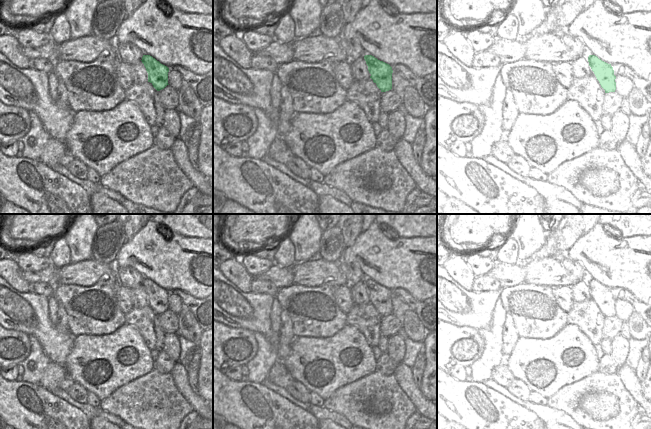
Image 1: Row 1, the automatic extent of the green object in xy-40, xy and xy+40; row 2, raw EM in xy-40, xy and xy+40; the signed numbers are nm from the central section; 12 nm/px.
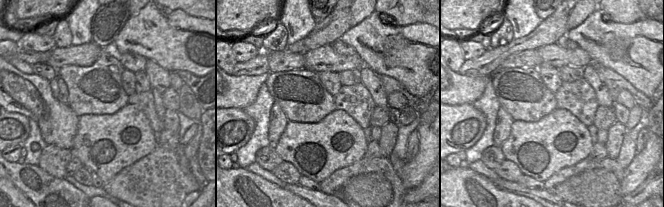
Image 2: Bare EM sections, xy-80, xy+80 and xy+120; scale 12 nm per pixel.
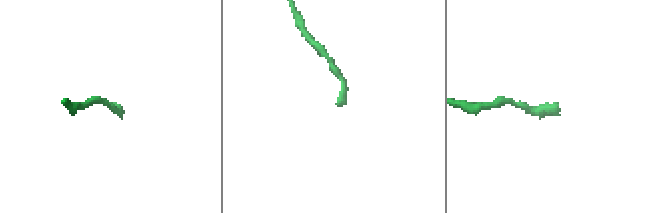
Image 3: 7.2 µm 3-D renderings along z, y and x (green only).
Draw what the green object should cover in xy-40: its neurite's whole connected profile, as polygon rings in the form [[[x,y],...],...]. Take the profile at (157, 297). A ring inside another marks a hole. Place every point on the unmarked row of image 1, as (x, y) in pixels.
[[[143,279],[141,285],[148,297],[148,306],[150,306],[157,315],[160,315],[169,309],[169,292],[167,290],[161,288],[150,279]]]

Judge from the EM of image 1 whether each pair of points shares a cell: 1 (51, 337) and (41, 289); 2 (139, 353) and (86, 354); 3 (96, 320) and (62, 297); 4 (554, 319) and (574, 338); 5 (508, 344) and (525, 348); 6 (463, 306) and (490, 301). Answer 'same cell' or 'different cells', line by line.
1: different cells
2: same cell
3: same cell
4: different cells
5: different cells
6: same cell

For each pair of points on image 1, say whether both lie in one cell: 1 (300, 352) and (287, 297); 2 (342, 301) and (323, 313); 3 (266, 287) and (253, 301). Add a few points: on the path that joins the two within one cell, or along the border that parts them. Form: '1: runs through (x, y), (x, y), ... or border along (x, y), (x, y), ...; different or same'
1: border along (320, 336), (295, 337); different
2: border along (335, 287), (335, 303), (346, 313); different
3: border along (252, 291), (267, 293), (273, 296); different

